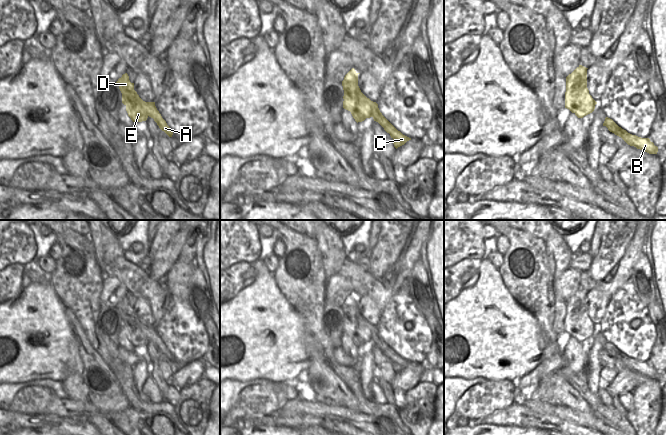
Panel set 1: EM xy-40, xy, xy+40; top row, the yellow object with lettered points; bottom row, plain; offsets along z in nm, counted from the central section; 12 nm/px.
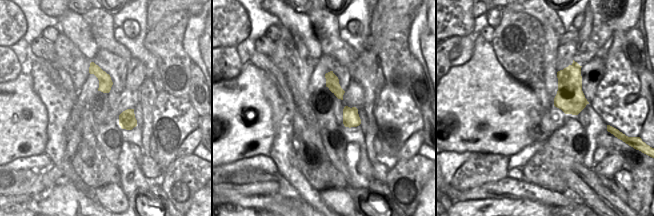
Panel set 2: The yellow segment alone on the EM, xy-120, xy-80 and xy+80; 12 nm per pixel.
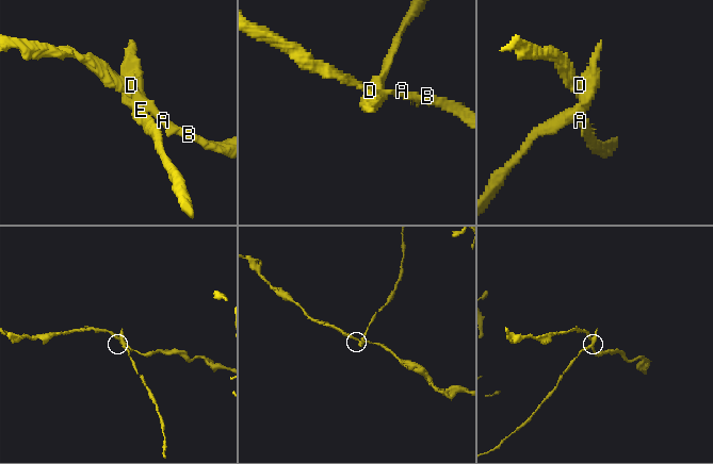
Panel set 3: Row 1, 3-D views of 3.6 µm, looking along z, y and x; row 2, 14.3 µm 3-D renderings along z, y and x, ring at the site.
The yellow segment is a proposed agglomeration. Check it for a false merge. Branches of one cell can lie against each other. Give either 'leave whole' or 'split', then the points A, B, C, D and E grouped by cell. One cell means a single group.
split; groups A B C D / E

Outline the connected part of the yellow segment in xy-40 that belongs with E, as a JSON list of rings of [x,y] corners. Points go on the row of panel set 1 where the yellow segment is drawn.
[[[126,91],[126,92],[122,93],[122,96],[124,96],[126,98],[128,98],[128,97],[137,98],[138,99],[137,102],[141,103],[140,106],[138,106],[134,109],[131,109],[131,111],[128,113],[128,116],[131,118],[131,120],[134,123],[146,121],[148,116],[149,116],[147,111],[146,111],[146,108],[151,107],[151,104],[155,103],[155,102],[145,102],[145,101],[143,101],[139,97],[139,95],[137,94],[136,91]]]

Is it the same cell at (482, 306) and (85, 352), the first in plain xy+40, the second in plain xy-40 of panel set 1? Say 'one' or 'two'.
two

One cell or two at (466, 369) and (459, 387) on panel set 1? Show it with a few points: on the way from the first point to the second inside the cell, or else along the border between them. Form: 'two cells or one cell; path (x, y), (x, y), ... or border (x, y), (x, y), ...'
two cells; border (454, 376), (486, 378)

